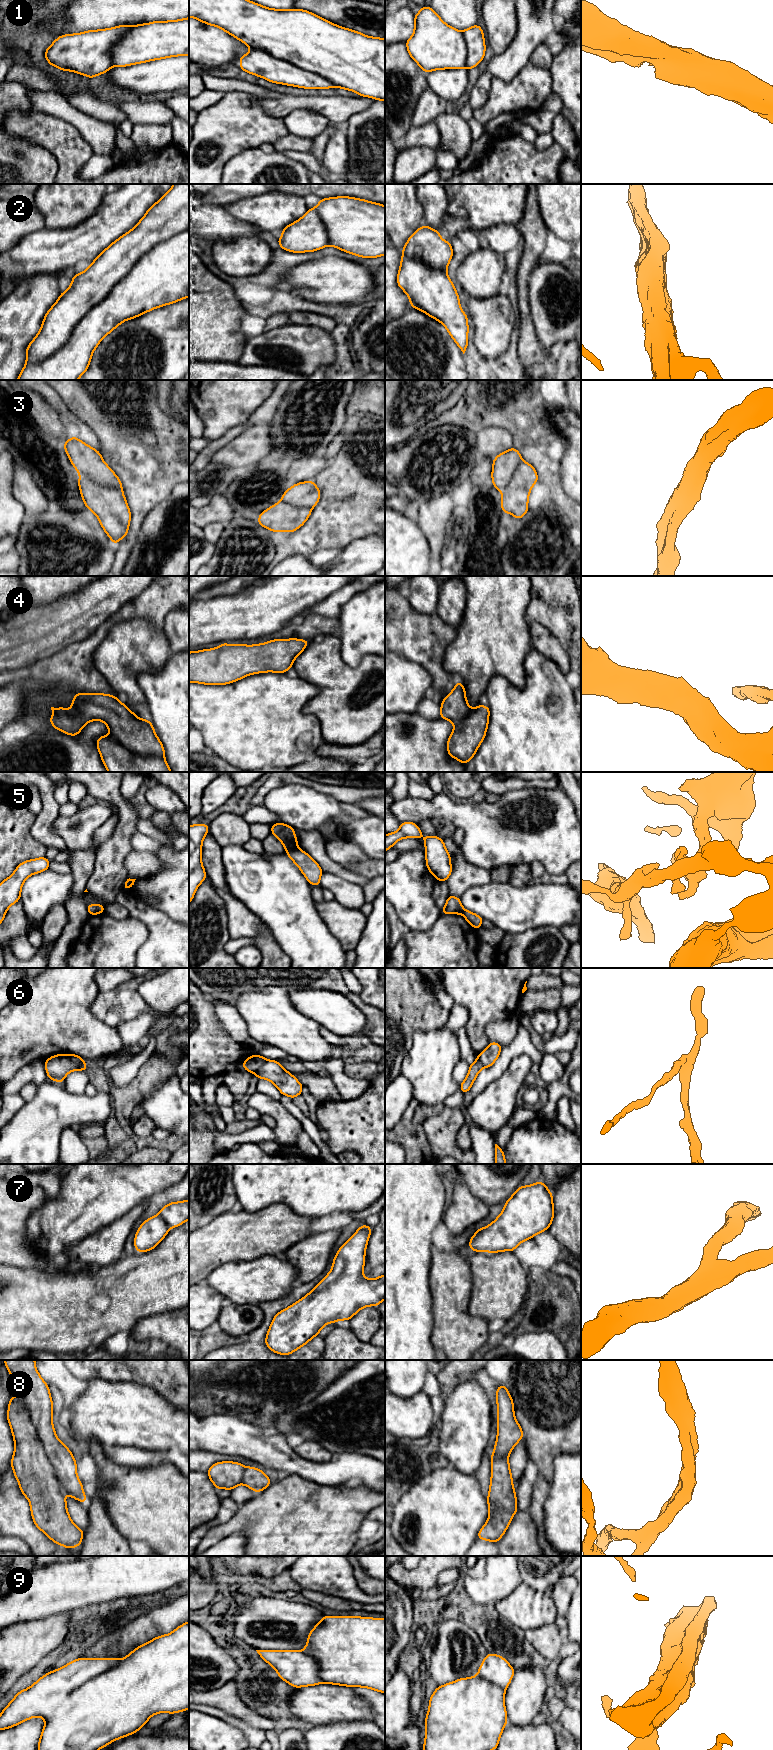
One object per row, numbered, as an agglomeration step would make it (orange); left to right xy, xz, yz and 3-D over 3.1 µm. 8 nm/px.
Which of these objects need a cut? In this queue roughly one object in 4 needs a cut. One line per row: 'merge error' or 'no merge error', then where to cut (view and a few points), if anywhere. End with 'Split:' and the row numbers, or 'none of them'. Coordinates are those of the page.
1: no merge error | no cut
2: no merge error | no cut
3: no merge error | no cut
4: no merge error | no cut
5: merge error | xz (296, 848), (286, 851)
6: merge error | xy (66, 1055), (79, 1069)
7: no merge error | no cut
8: no merge error | no cut
9: no merge error | no cut
Split: 5, 6

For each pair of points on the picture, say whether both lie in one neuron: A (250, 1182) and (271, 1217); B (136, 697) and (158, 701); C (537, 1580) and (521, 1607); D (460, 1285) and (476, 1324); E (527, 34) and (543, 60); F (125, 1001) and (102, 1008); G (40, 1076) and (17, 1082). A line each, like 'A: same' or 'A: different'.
A: different
B: different
C: different
D: same
E: different
F: same
G: same

